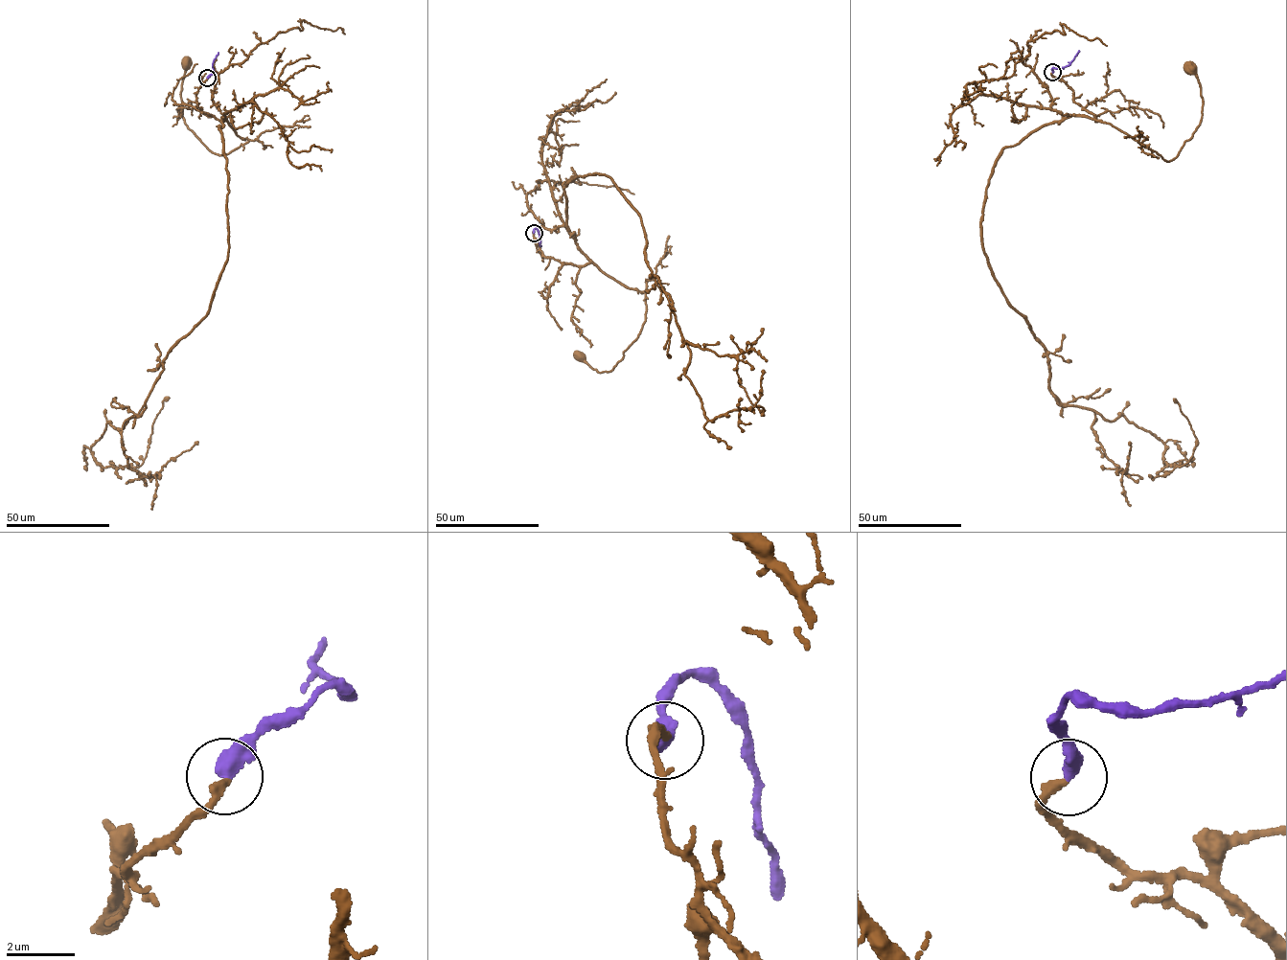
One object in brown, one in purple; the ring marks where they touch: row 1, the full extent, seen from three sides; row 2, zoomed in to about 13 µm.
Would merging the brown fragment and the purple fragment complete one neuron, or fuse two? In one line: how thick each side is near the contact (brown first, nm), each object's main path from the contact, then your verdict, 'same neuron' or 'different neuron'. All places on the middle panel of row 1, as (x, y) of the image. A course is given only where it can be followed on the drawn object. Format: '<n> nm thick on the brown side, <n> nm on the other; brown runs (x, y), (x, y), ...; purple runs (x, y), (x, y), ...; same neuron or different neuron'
280 nm thick on the brown side, 460 nm on the other; brown runs (534, 233), (546, 258), (592, 262), (645, 292), (642, 329), (612, 369), (598, 372), (581, 355); purple runs (533, 233), (537, 230), (540, 245); same neuron

